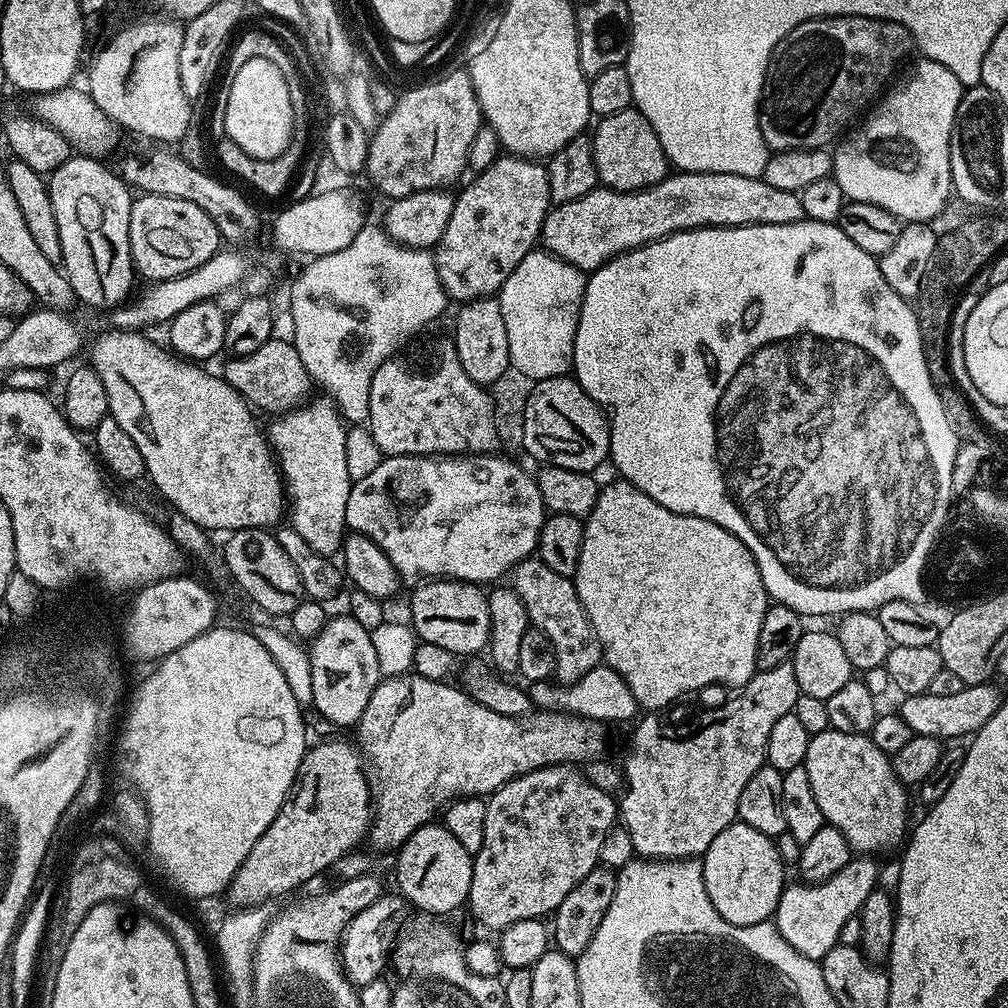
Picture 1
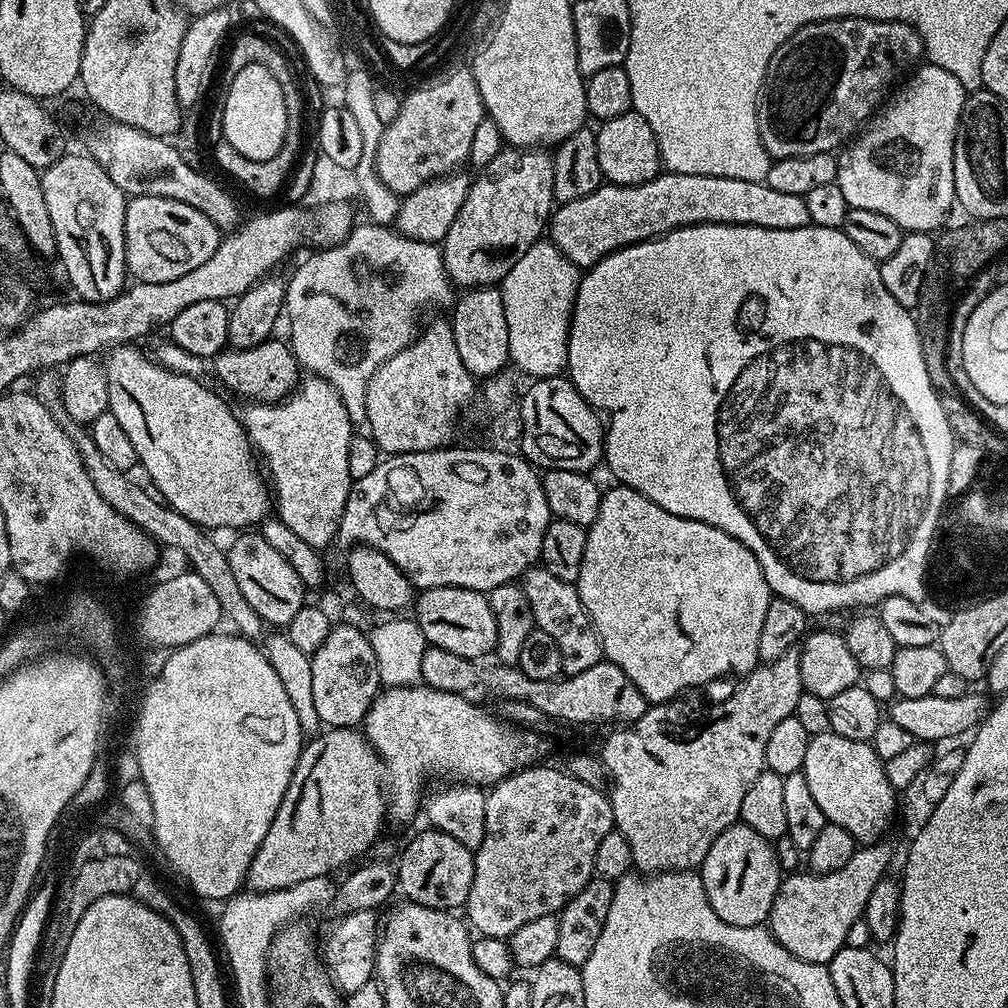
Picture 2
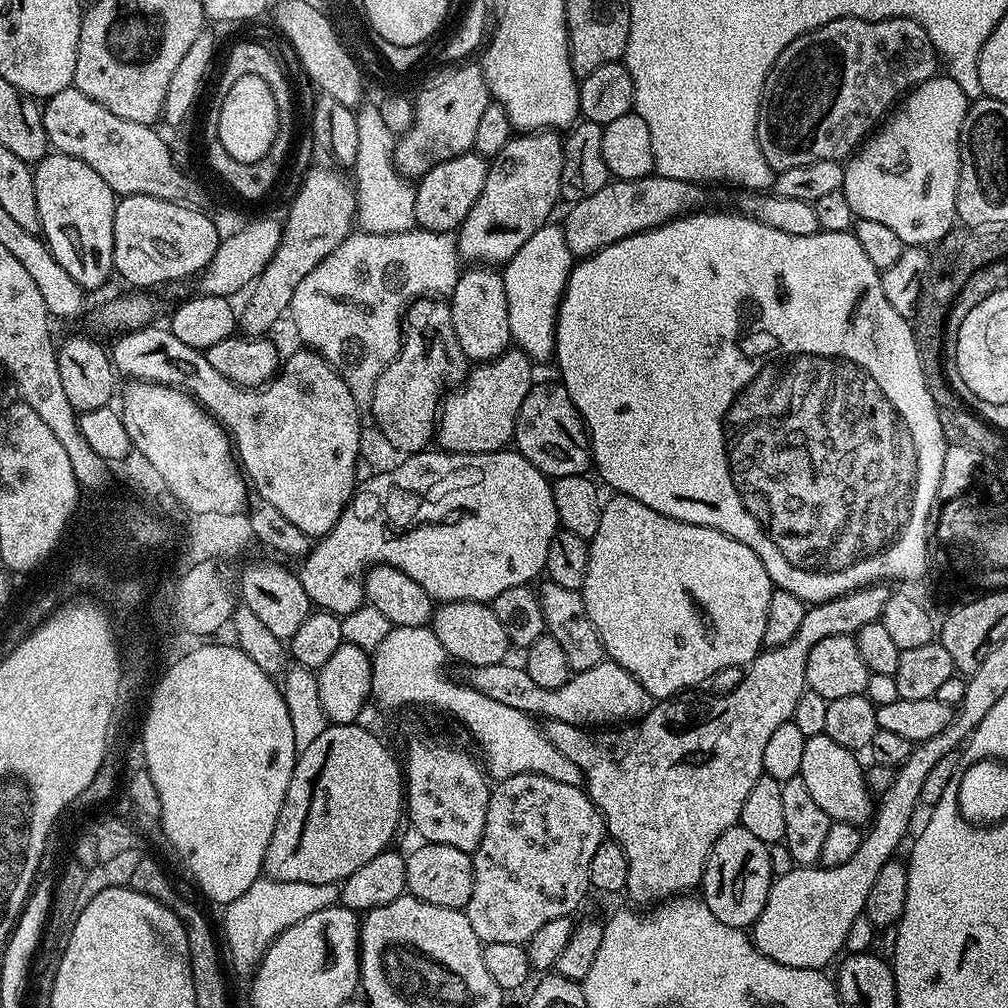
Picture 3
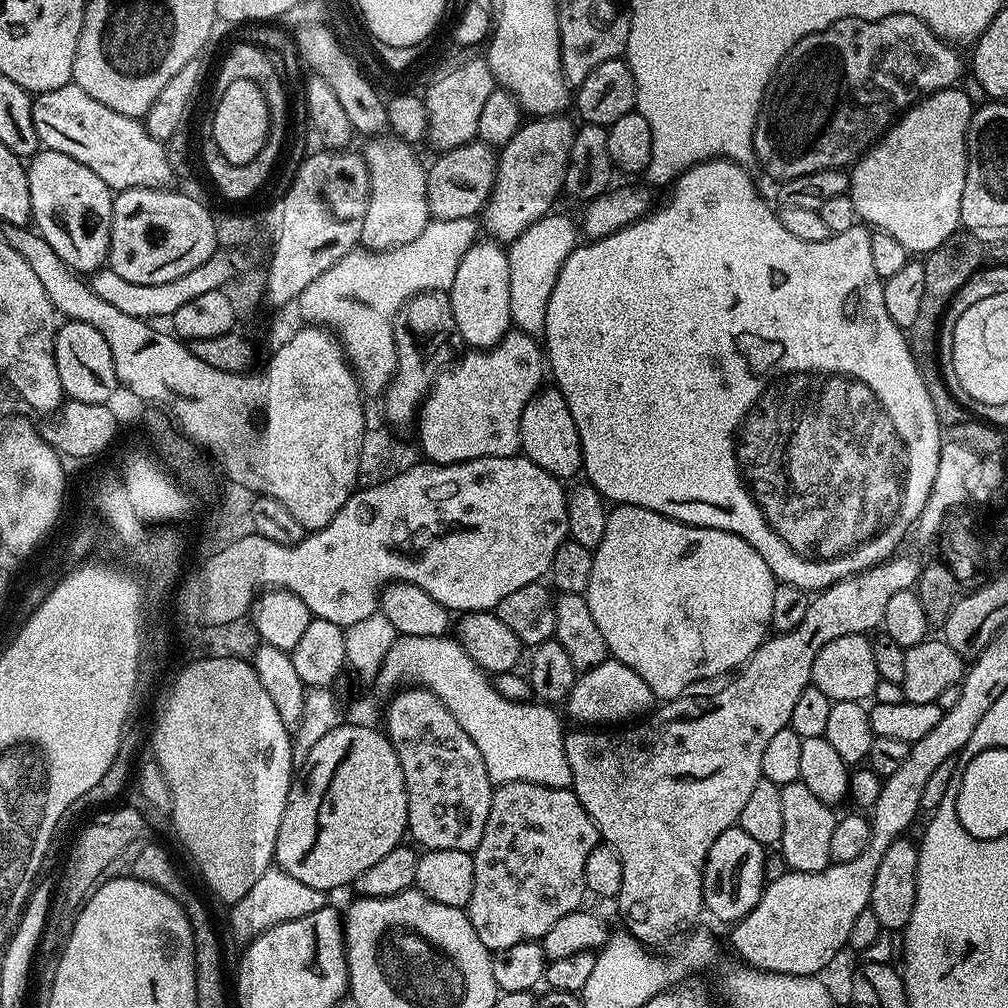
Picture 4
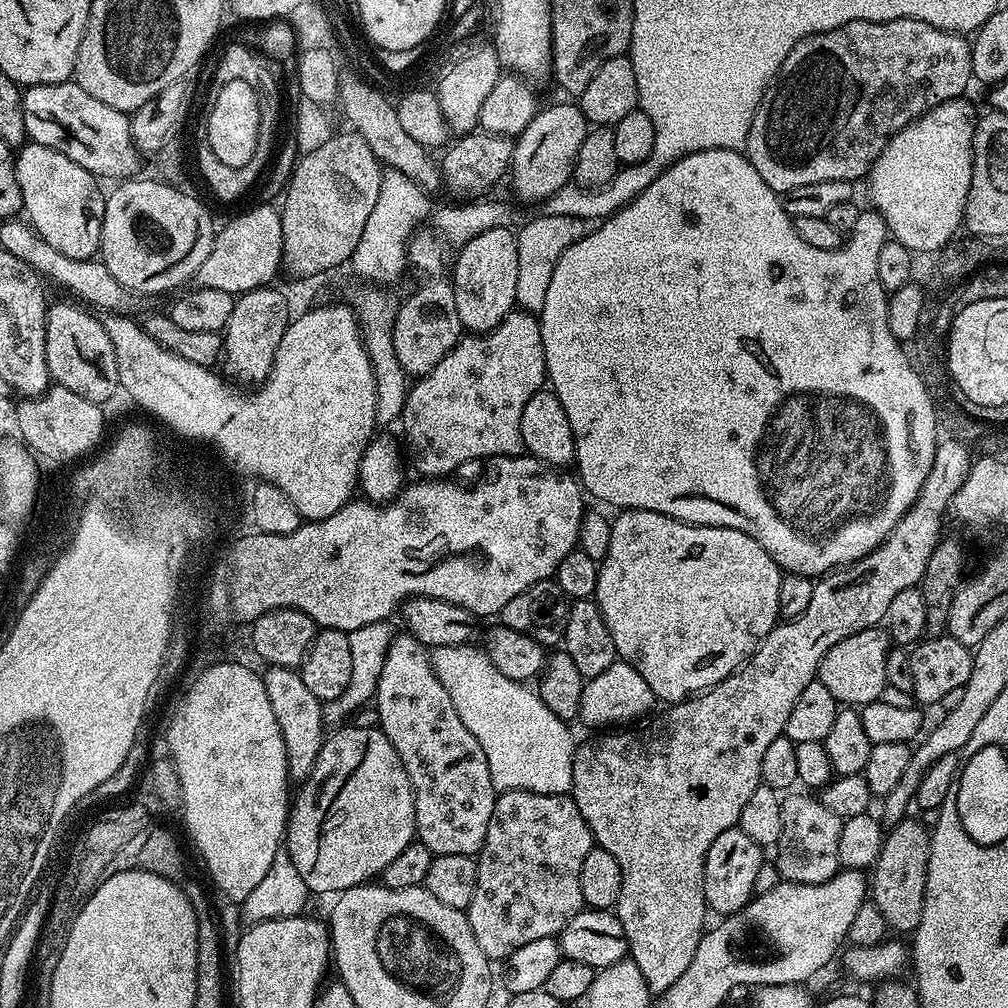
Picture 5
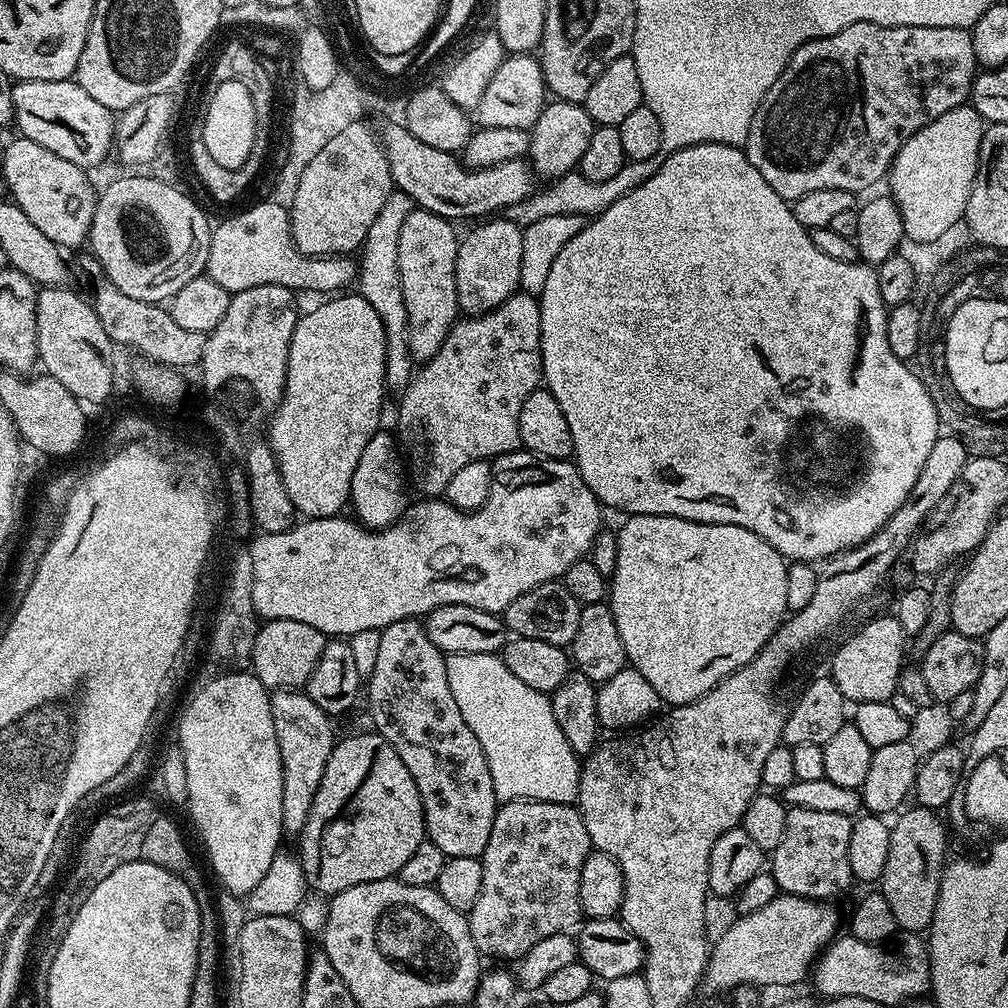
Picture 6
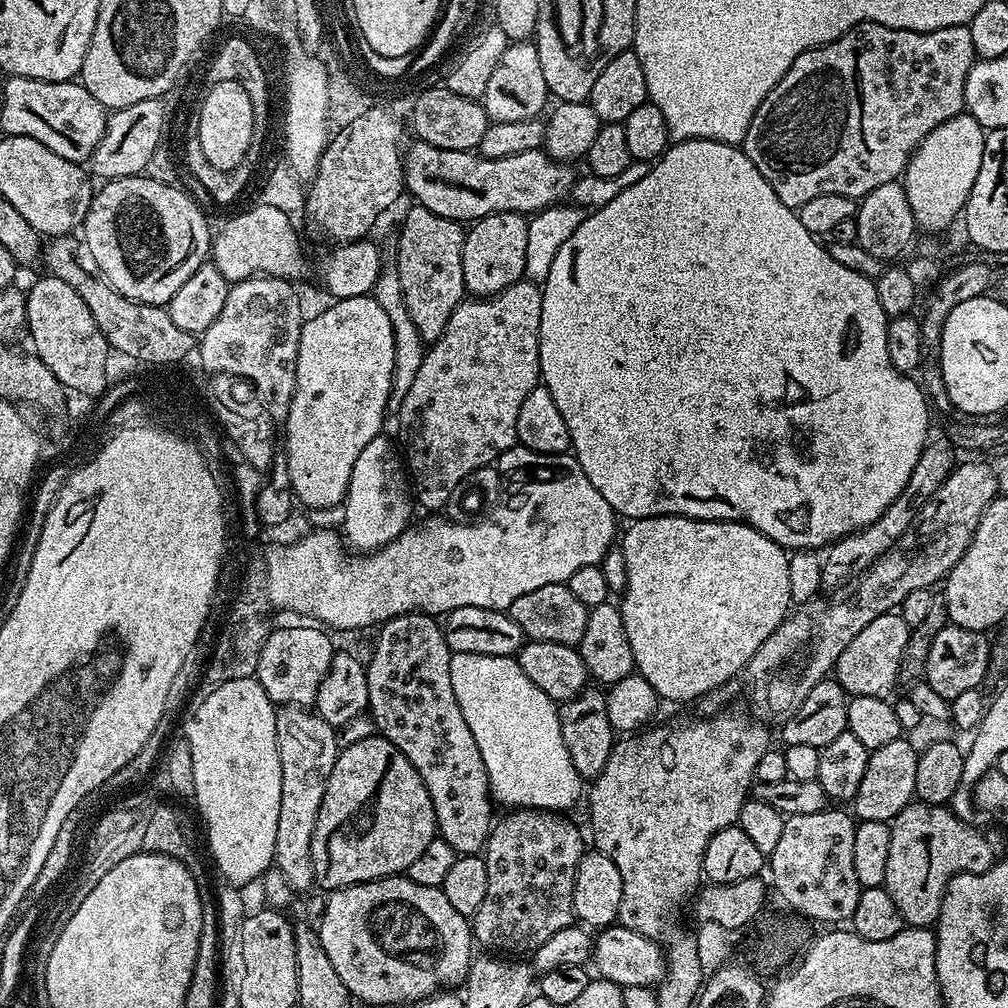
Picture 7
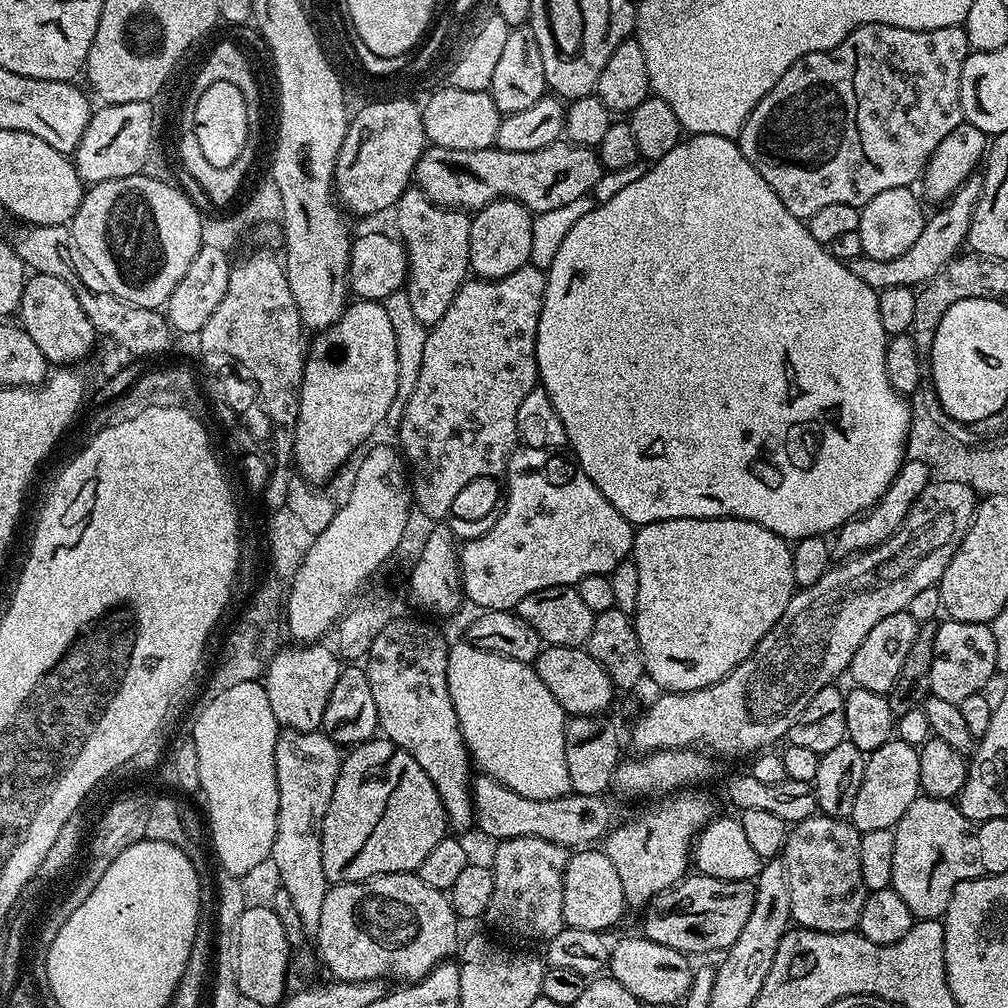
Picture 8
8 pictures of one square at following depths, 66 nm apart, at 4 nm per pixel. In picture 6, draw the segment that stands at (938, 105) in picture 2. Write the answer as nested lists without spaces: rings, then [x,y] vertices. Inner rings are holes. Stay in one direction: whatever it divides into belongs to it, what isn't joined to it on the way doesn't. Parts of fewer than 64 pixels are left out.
[[[971,103],[959,104],[954,110],[946,110],[942,118],[934,118],[926,126],[922,126],[898,150],[888,169],[886,177],[887,191],[892,197],[892,203],[898,206],[901,222],[904,225],[903,235],[918,243],[932,243],[954,222],[964,219],[964,211],[974,186],[976,171],[980,165],[980,143],[984,137],[986,122],[978,114]]]

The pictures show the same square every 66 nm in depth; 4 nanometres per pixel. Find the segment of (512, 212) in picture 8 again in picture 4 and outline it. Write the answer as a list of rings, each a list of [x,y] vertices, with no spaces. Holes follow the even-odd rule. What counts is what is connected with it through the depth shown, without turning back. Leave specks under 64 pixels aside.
[[[488,238],[477,239],[476,243],[462,254],[462,262],[458,262],[458,274],[454,274],[452,287],[447,289],[448,301],[454,310],[454,322],[459,339],[468,343],[472,350],[492,348],[513,327],[510,314],[510,262],[508,250],[503,243],[493,242]]]

